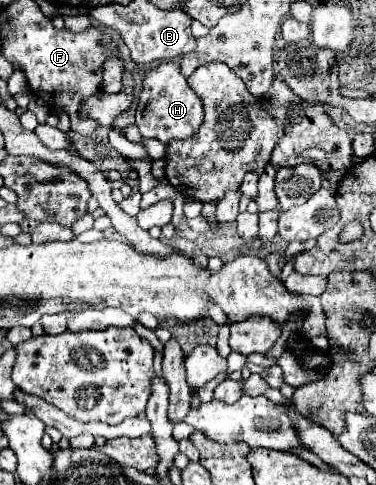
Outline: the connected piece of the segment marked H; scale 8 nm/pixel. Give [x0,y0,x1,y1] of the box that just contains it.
[135,62,203,144]

